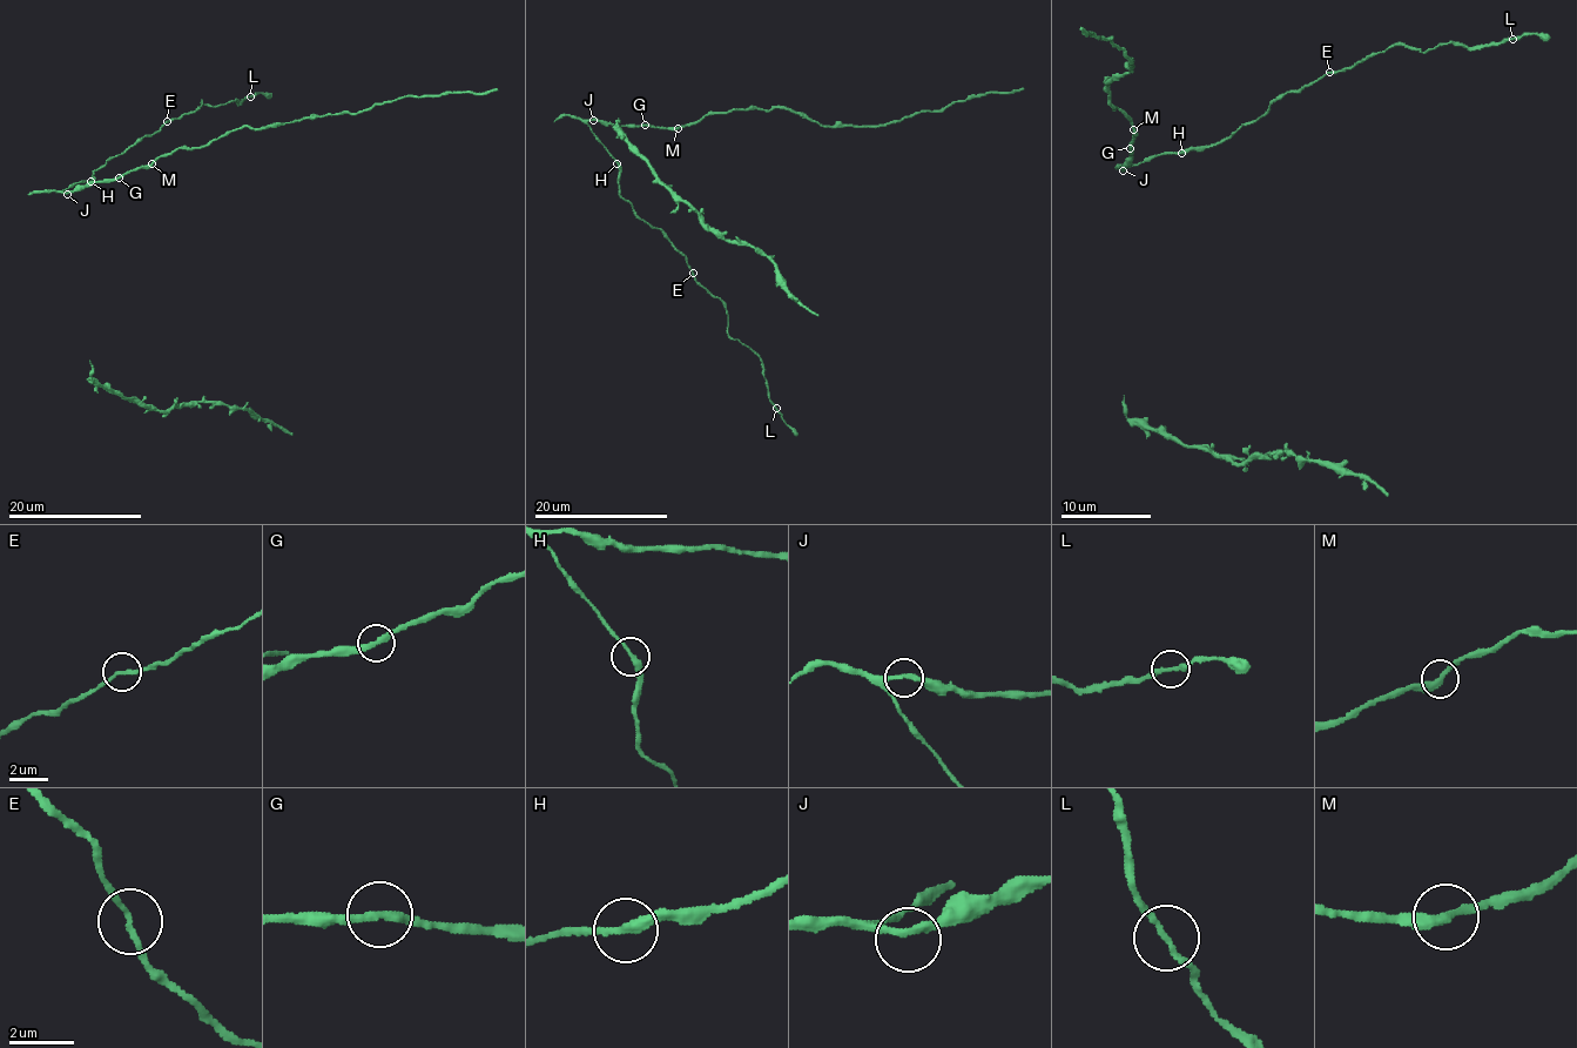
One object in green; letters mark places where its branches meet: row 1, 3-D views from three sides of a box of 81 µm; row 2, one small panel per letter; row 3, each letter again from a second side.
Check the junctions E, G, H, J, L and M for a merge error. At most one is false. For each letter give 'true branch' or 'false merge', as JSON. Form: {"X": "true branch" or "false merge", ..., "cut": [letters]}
{"E": "true branch", "G": "true branch", "H": "true branch", "J": "true branch", "L": "true branch", "M": "true branch", "cut": []}

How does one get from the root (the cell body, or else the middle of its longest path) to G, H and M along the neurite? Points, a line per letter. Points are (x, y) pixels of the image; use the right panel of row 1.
G: (1123, 170), (1130, 161), (1130, 148)
H: (1123, 170), (1159, 155), (1181, 153)
M: (1123, 170), (1130, 161), (1134, 130)

